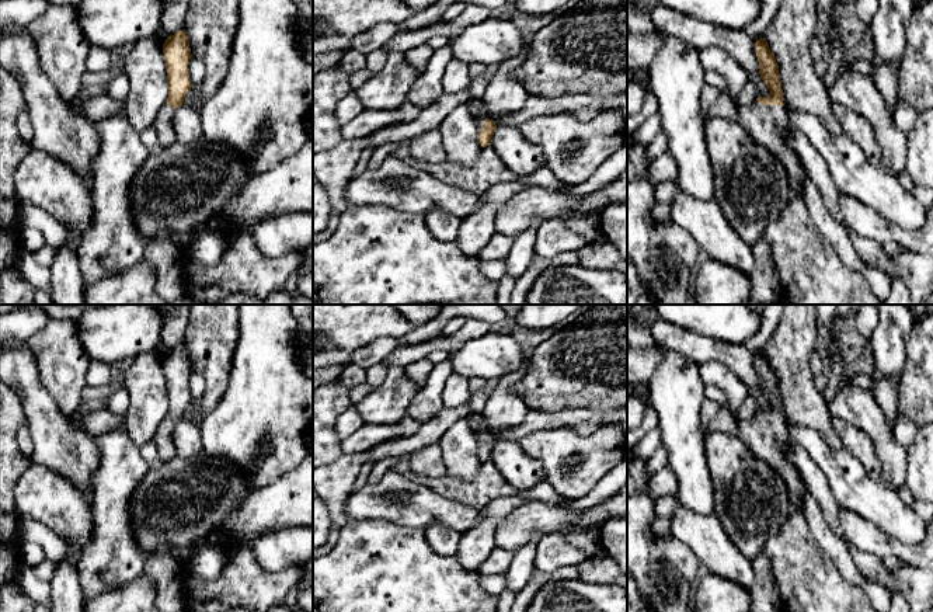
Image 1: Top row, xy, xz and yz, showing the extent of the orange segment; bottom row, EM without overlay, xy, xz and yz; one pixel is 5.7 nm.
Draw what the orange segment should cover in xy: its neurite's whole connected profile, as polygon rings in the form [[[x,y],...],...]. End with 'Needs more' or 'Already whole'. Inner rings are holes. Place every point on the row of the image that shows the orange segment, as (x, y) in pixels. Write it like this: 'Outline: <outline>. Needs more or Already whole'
Outline: [[[185,29],[177,31],[164,41],[163,55],[168,81],[168,97],[167,102],[160,108],[153,126],[157,132],[160,146],[167,147],[177,143],[173,126],[174,109],[184,104],[184,98],[192,87],[188,72],[192,55]]]. Needs more

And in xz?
Outline: [[[474,114],[474,119],[476,119],[478,129],[480,129],[478,143],[481,145],[481,147],[490,146],[492,135],[497,129],[497,125],[494,124],[492,119],[478,115],[478,114]]]. Needs more

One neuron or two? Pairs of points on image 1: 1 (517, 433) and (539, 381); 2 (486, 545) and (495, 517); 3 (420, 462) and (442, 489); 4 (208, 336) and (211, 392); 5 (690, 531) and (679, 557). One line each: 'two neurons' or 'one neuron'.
1: two neurons
2: one neuron
3: two neurons
4: one neuron
5: two neurons

